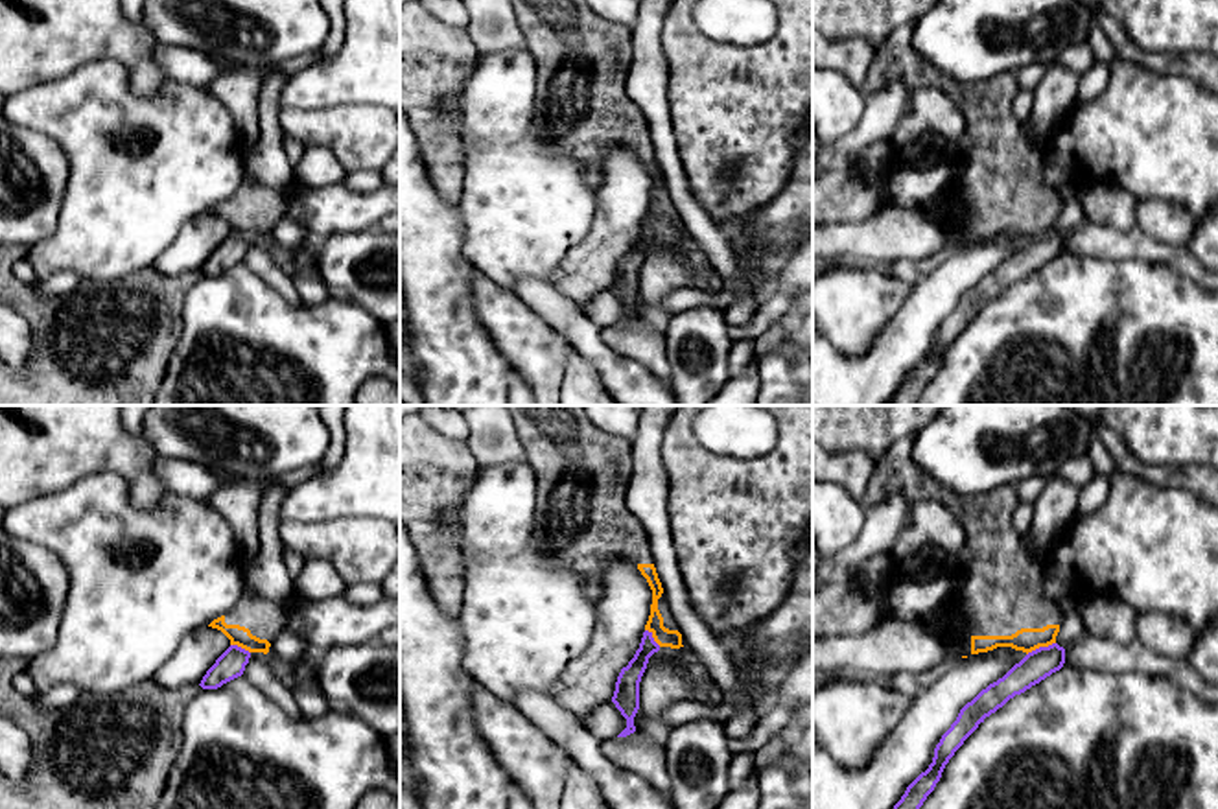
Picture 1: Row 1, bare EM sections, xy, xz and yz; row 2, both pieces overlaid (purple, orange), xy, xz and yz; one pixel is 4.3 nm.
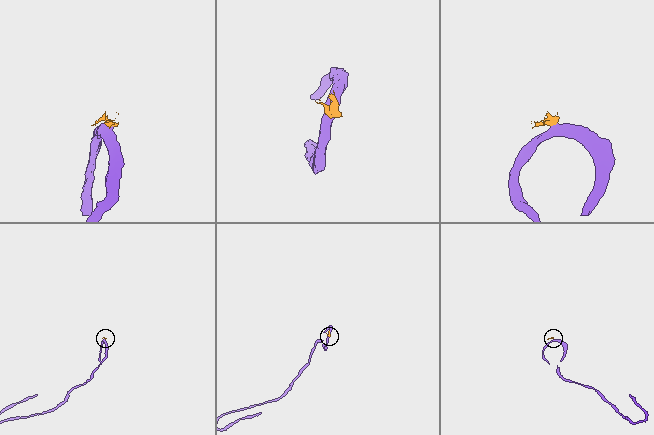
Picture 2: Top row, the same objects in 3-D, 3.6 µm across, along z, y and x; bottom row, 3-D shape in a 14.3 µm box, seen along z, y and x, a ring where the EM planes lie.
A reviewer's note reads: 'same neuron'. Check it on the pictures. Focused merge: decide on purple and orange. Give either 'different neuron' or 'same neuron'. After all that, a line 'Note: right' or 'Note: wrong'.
same neuron
Note: right

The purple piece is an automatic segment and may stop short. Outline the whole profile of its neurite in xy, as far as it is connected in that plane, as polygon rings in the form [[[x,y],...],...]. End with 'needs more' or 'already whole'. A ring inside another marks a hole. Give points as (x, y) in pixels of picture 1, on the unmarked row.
[[[225,203],[214,206],[208,214],[221,217],[230,227],[230,234],[203,264],[199,271],[203,276],[217,276],[241,264],[252,240],[269,240],[271,230],[267,227],[252,223],[245,214],[227,212]]] | needs more

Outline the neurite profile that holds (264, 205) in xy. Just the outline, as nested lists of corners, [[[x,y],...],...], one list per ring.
[[[247,179],[241,181],[240,188],[225,203],[225,210],[245,214],[252,223],[267,227],[269,230],[286,216],[280,190]]]

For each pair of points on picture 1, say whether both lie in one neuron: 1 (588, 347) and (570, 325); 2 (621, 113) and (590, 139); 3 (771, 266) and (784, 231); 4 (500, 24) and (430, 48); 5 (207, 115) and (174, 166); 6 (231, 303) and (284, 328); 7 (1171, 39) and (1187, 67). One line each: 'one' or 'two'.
1: one
2: one
3: two
4: two
5: one
6: one
7: two

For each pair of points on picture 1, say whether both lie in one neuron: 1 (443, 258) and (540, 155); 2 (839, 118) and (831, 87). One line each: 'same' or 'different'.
1: different
2: same

